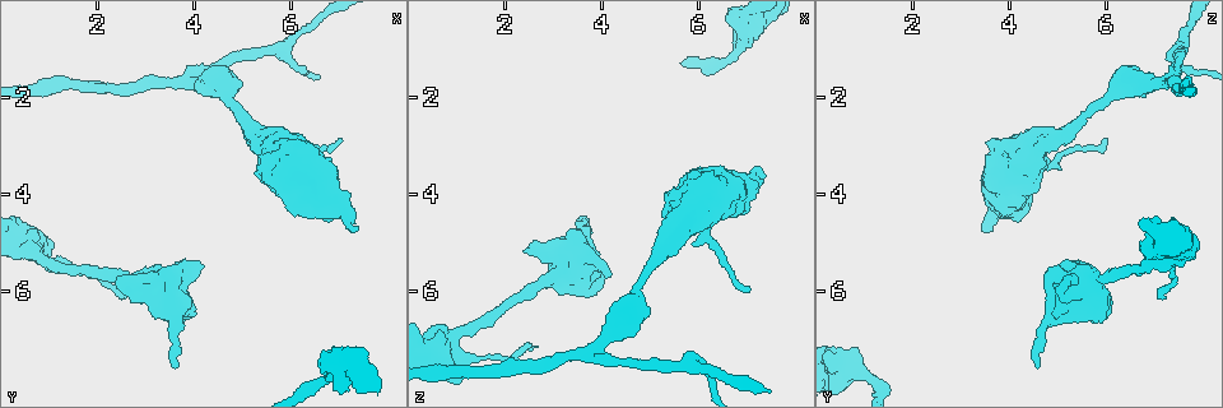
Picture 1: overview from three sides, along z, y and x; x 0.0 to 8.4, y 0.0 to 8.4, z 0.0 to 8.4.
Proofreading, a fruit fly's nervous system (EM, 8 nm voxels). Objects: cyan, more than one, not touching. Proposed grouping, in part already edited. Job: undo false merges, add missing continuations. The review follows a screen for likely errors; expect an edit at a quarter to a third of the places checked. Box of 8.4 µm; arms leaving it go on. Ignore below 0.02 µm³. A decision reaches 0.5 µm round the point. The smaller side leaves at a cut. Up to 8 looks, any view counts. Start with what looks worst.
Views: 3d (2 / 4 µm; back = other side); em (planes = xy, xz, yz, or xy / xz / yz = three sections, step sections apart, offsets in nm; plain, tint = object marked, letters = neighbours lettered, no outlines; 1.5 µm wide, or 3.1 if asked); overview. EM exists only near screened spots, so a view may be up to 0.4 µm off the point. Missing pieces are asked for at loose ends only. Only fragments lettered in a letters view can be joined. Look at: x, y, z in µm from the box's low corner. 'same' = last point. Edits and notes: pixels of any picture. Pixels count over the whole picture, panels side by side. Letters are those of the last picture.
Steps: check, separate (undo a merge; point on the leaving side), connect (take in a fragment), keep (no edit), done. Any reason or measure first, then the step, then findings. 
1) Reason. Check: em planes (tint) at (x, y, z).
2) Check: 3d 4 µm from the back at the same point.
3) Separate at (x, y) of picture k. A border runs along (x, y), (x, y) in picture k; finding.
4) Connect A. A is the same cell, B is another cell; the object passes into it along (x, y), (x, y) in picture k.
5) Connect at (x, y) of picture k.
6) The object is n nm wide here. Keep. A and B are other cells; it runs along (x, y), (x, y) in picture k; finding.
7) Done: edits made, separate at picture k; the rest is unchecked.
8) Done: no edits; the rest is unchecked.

Branch stops here. Check: em planes (tint) at (7.30, 4.65, 3.65).

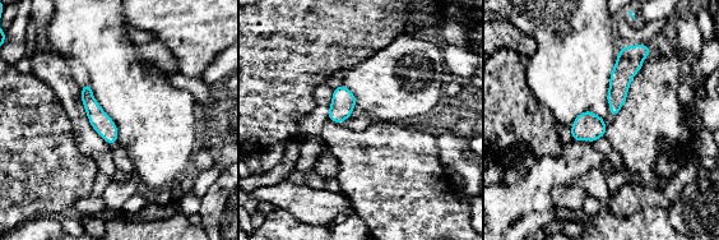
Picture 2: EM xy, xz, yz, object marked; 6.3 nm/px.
See the neighbours. Check: em planes (letters) at the same point.

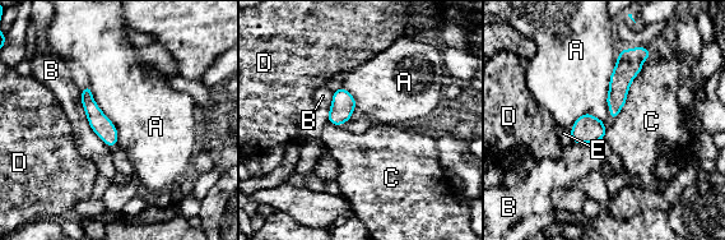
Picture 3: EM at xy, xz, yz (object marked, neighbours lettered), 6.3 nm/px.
Keep. A, B, C, D and E are other cells; it runs along (86, 92), (93, 114), (114, 141) in picture 3; no lettered fragment goes on from it.

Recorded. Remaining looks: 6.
Thick end. Check: em planes (plain) at (2.70, 6.10, 5.10).

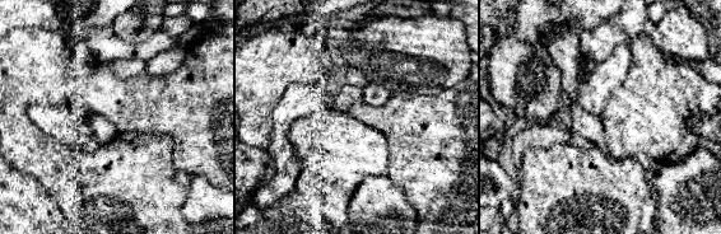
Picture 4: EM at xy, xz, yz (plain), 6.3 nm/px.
Where the object lies. Check: em planes (tint) at the same point.

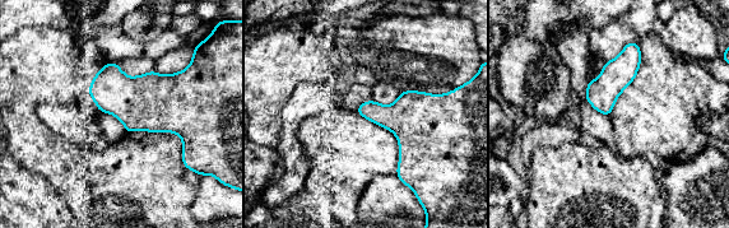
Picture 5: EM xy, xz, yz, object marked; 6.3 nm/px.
Check: em planes (letters) at the same point.

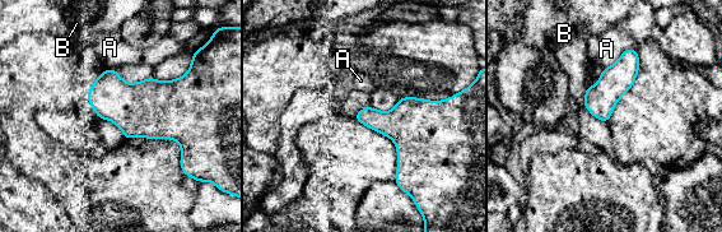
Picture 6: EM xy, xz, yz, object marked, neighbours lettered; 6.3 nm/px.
The longest contact is with A, 240 nm. Keep. A and B are other cells; none of them fits.

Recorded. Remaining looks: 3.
Narrows sharply. Check: em yz step 8 (tint) at (4.90, 2.35, 5.60).

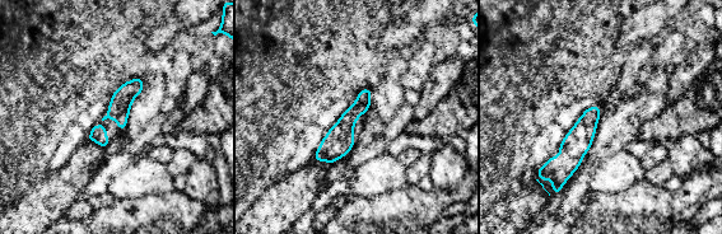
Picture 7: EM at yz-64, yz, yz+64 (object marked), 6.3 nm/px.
Check: em planes (tint) at the same point.

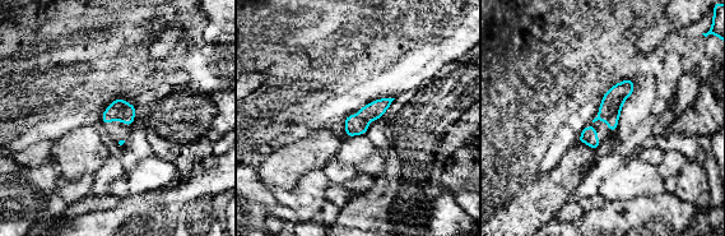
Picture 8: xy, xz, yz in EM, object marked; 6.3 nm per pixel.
What lies round it. Check: em planes (letters) at the same point.

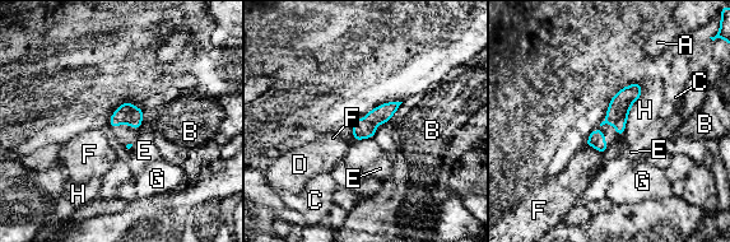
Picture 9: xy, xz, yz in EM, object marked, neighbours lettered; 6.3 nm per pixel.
The object is 130 nm wide here. Keep. A, B, C, D, E, F, G and H are other cells; a border runs along (387, 120), (377, 126), (372, 136) in picture 9; all the same neuron.

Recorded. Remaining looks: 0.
Done: no edits; the rest is unchecked.

